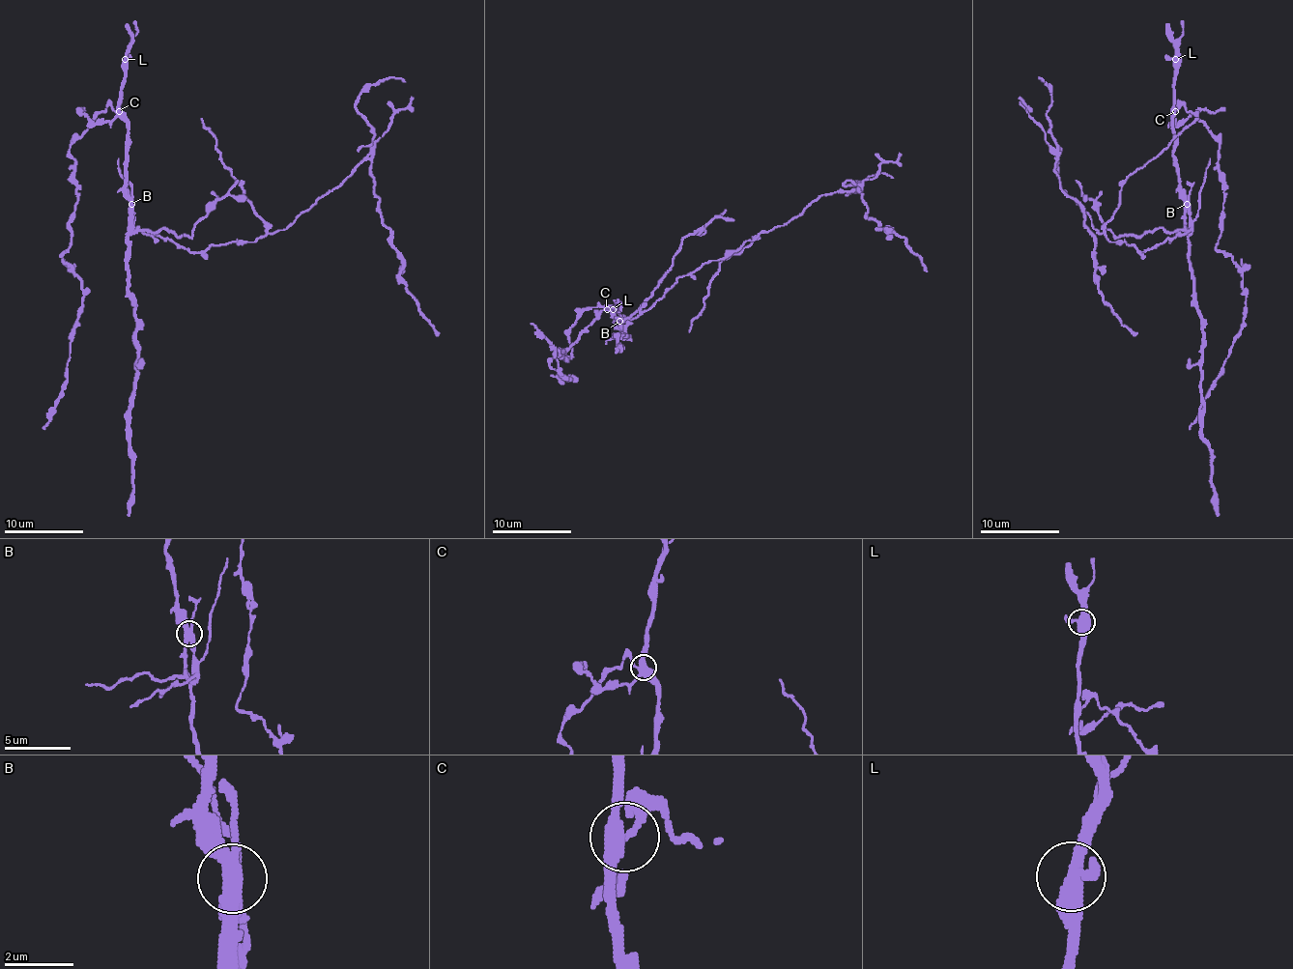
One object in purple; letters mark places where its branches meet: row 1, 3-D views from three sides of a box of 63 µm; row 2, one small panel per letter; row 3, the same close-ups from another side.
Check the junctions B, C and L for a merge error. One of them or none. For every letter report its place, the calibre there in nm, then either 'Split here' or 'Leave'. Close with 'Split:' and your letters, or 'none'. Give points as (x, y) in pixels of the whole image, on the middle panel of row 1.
B: Place: (619, 321). Thickness 400 nm. Split here
C: Place: (607, 309). Thickness 400 nm. Leave
L: Place: (613, 309). Thickness 420 nm. Leave
Split: B

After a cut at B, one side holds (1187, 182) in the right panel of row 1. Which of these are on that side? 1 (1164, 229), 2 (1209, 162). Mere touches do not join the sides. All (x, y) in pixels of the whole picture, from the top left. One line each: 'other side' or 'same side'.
1: same side
2: same side

